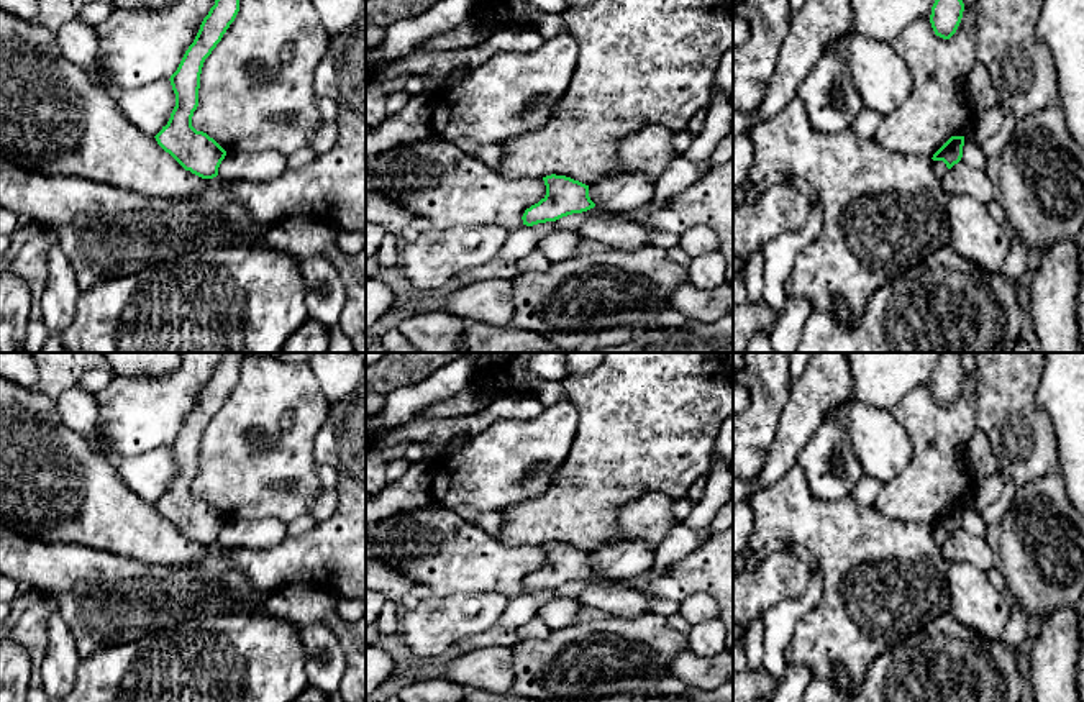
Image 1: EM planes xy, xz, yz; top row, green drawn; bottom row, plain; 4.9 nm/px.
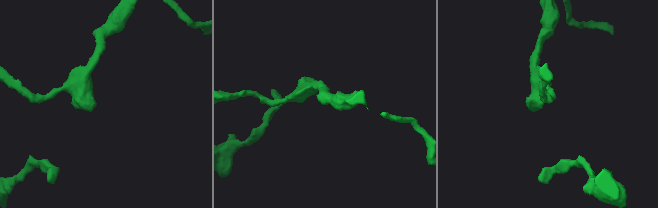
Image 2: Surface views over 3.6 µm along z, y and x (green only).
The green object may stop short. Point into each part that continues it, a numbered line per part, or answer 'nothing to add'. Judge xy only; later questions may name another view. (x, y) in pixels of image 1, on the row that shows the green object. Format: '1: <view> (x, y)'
nothing to add

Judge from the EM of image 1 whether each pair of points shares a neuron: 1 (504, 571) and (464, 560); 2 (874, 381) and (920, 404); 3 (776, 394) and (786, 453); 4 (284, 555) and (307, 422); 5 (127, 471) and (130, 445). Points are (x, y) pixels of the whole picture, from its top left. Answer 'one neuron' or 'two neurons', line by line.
1: one neuron
2: two neurons
3: two neurons
4: two neurons
5: two neurons

